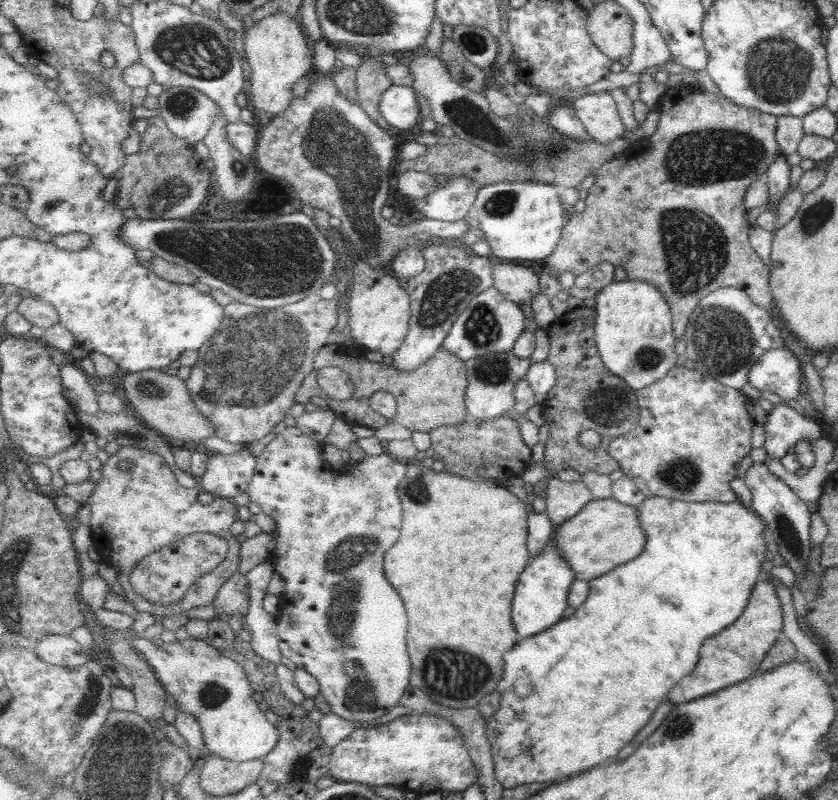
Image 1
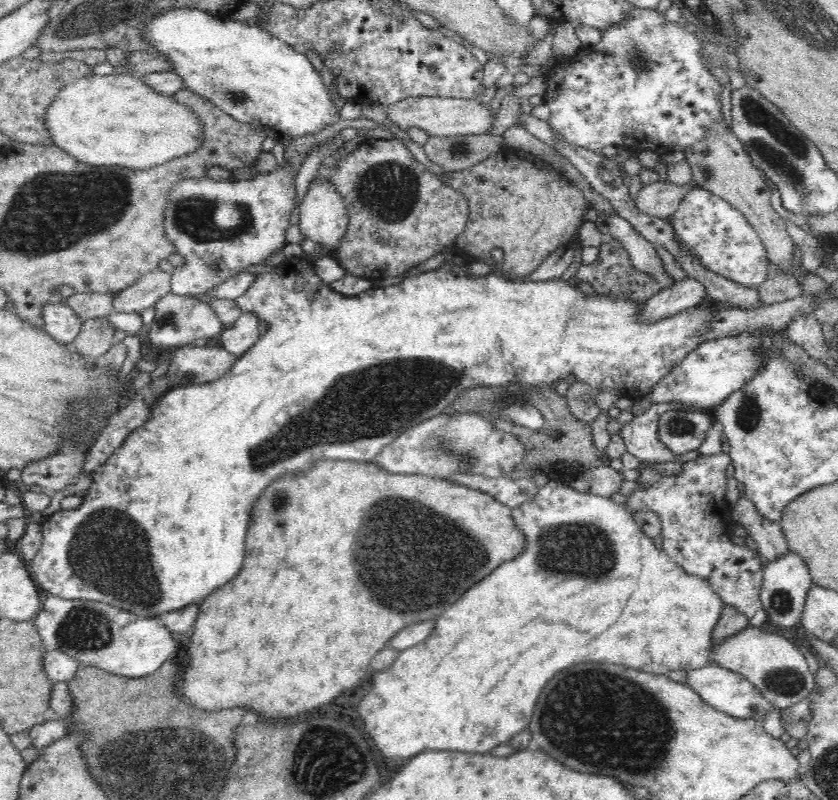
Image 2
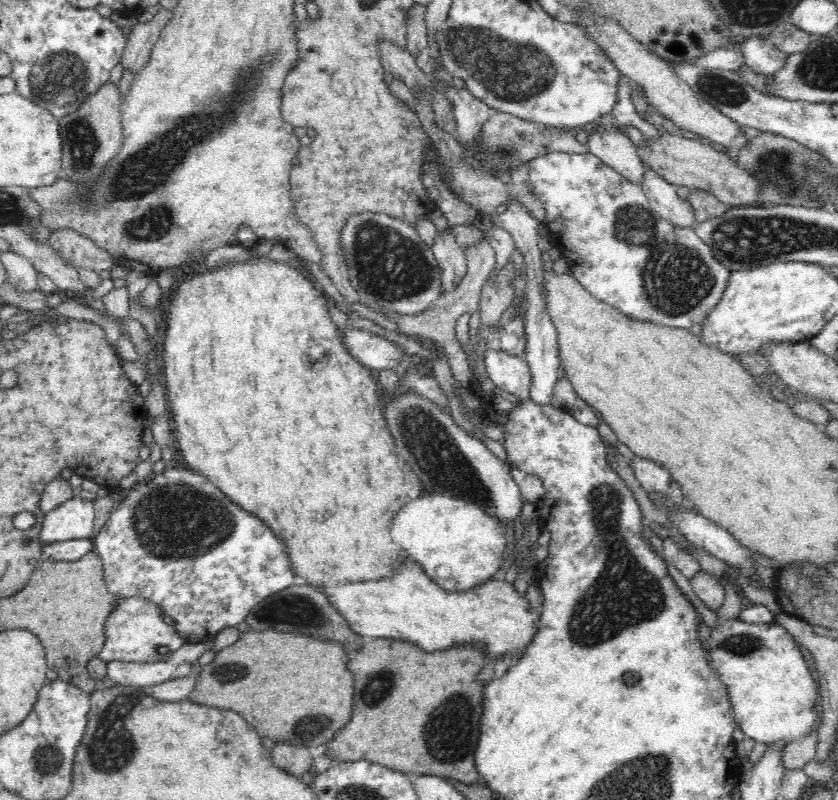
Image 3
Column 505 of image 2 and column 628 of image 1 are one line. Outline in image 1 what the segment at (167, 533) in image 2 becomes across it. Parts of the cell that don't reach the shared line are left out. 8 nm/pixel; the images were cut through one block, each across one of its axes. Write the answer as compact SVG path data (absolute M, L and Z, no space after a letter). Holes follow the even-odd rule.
M628 278L603 287L591 302L597 312L596 344L603 363L636 391L664 379L681 357L675 352L677 337L670 304L650 282Z

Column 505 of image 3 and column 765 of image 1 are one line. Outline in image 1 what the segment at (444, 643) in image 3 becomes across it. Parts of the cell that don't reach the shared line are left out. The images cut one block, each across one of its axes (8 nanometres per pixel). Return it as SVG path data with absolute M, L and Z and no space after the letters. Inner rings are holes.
M759 581L751 588L745 611L729 627L723 628L723 632L719 631L719 636L710 636L707 644L703 642L703 656L698 656L699 668L695 668L690 675L681 679L667 699L677 704L686 703L701 696L711 695L731 684L748 680L755 674L777 636L781 635L781 618L781 604L773 585L767 581Z

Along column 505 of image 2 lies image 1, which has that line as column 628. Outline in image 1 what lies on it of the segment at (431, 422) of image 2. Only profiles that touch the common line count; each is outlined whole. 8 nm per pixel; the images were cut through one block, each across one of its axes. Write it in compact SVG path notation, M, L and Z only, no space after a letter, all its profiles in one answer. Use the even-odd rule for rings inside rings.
M681 363L649 387L637 391L641 419L639 426L626 435L611 441L610 454L621 466L621 471L629 477L639 476L647 484L654 496L683 502L735 502L735 494L729 490L729 480L737 474L737 464L751 450L751 426L745 404L747 396L716 381L714 377L703 375L697 370L689 370Z

